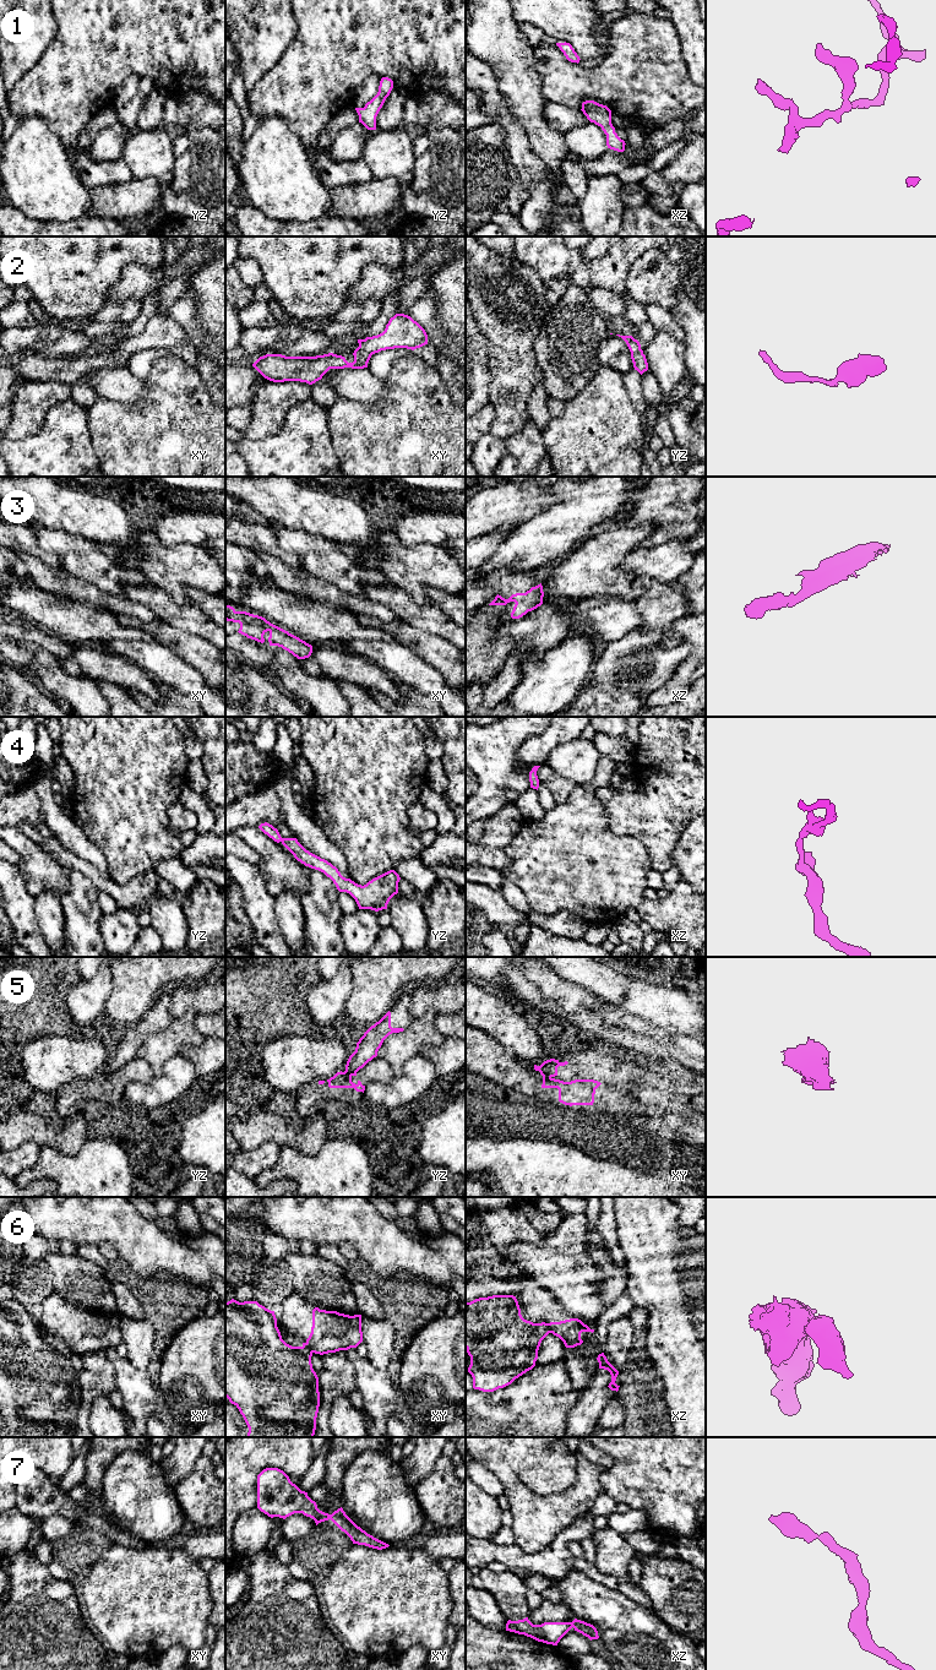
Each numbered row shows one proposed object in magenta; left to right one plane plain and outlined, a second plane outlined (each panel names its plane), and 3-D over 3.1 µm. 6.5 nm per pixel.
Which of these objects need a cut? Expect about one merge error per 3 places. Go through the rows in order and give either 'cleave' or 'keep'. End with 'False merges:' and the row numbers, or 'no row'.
1: keep
2: keep
3: keep
4: keep
5: cleave
6: cleave
7: keep
False merges: 5, 6

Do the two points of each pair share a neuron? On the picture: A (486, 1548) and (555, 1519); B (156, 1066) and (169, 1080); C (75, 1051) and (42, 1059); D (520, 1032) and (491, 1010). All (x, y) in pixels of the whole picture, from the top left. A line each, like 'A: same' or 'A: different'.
A: different
B: different
C: same
D: same

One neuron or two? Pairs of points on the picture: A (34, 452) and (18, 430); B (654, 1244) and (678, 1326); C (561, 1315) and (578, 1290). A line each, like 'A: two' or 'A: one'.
A: two
B: one
C: two

